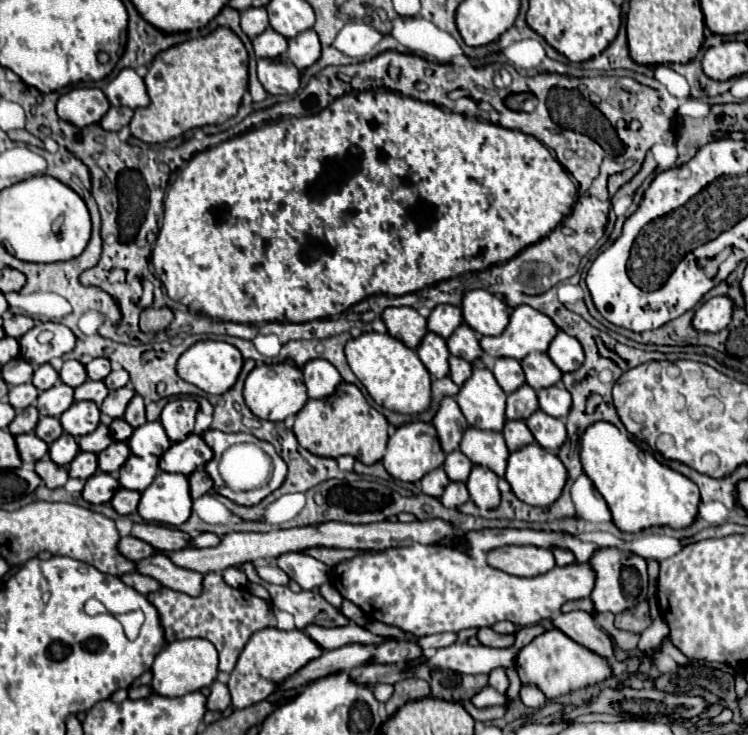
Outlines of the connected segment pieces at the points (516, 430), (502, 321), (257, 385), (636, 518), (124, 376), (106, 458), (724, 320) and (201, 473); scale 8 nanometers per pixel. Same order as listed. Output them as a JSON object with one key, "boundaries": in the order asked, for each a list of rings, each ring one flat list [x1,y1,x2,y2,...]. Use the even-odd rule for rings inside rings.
{"boundaries":[[[506,420,504,428,502,428,502,434,504,434,504,440,506,440,510,452,534,442,534,436,532,436,532,432,528,430,528,426,524,422]],[[468,290,462,298,464,322,482,336,498,336,508,324,508,306,488,290]],[[288,360,256,366,244,382,244,400,246,400,246,406,252,410,252,414,256,414,262,420,276,422,296,414,308,400,306,386,302,386,302,370,298,366,292,366,292,362]],[[594,422,588,426,588,430,580,438,580,460,586,476,592,480,596,490,604,496,614,524,622,532,640,532,650,526,672,526,672,528,686,528,694,522,698,514,698,502,700,502,700,492,696,490,696,484,682,476,680,472,672,470,670,466,658,462,652,452,642,450,632,438,622,434,614,424,610,422]],[[122,368,112,370,112,372,104,378,104,384,108,386,108,390,118,390,118,388,126,386,128,382,130,382,130,376,128,376,128,372,122,370]],[[114,442,98,454,98,468,102,472,116,472,128,460,130,448,126,442]],[[716,296,696,310,692,326,698,332,720,332,730,324,730,320,732,320,732,300,728,296]],[[198,468,196,472,192,472,188,476,188,482,190,482,190,496,192,498,200,498,202,494,206,494,208,490,214,488,214,482,212,478,206,474,204,468]]]}

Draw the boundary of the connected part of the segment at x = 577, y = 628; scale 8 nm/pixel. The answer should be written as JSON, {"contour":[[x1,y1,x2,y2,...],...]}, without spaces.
{"contour":[[568,612,568,614,560,614,558,618,552,620,552,624,562,630,566,636,570,636,574,642,582,644,584,648,592,650,594,654,610,660,614,658,614,642,612,638,600,628,596,626,594,618,588,612]]}

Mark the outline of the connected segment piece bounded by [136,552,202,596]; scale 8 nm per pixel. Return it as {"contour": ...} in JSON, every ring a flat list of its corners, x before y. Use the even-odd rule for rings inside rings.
{"contour":[[156,554,152,558,144,558,140,562,136,562,136,572,156,578,162,586,176,590,176,592,184,592,190,596,200,594,200,582,202,582,202,574,194,572,194,570,186,570,176,566,166,554]]}

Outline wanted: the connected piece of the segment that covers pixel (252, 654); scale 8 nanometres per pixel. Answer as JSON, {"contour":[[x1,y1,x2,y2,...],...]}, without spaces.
{"contour":[[264,628,250,636,244,650,240,652,240,658,230,674,228,690,232,696,234,708,246,708,256,702,266,700,272,692,276,692,278,682,282,682,286,676,294,674,298,668,308,664,310,660,316,660,322,654,322,648,312,642,302,630,278,630,278,628]]}

